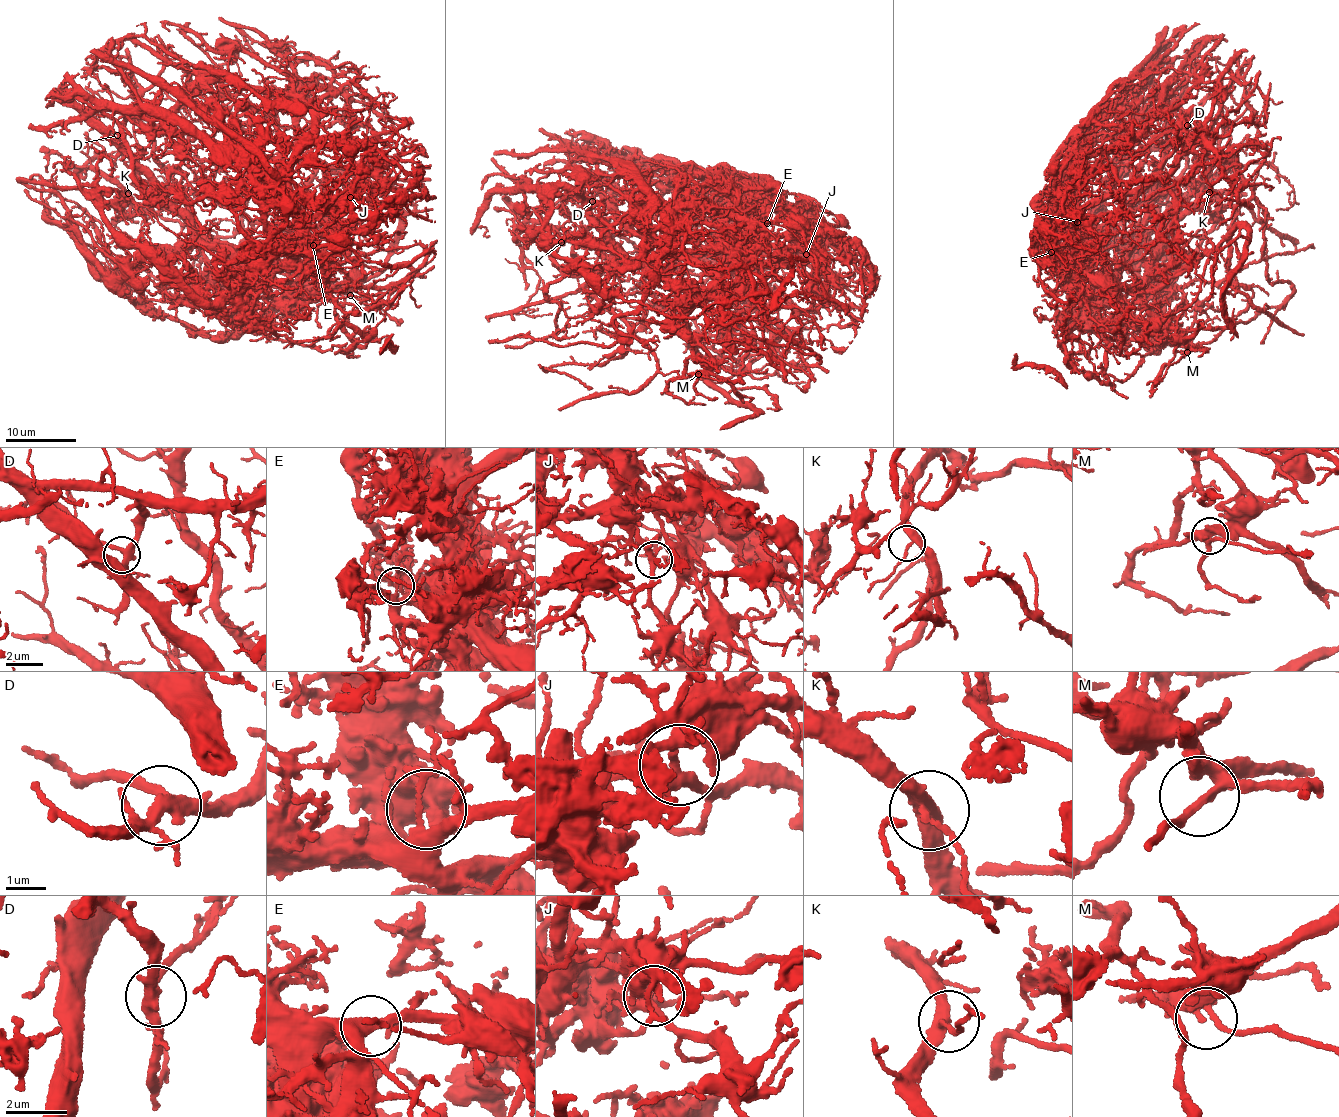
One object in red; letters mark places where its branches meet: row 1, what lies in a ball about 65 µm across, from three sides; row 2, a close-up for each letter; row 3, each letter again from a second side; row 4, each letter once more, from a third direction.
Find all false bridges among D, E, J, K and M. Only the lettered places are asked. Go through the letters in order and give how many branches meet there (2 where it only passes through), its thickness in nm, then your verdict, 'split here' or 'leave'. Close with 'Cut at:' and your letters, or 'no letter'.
D: 4 branches meet; 320 nm thick; leave
E: 3 branches meet; 170 nm thick; leave
J: 5 branches meet; 240 nm thick; leave
K: 3 branches meet; 280 nm thick; leave
M: 4 branches meet; 220 nm thick; leave
Cut at: no letter

